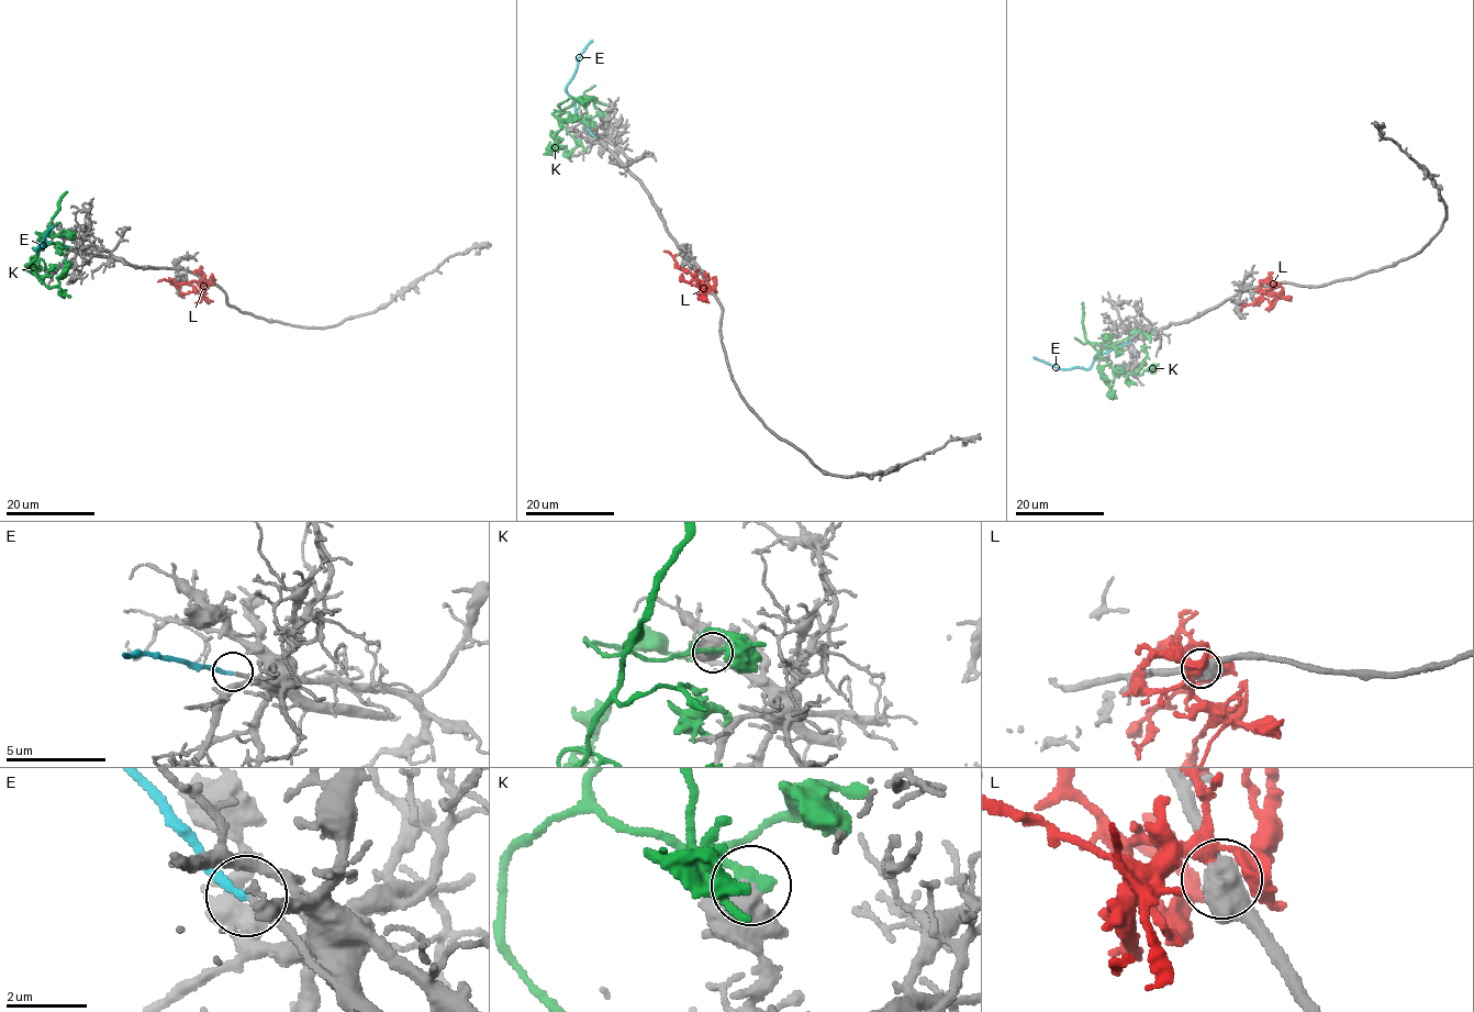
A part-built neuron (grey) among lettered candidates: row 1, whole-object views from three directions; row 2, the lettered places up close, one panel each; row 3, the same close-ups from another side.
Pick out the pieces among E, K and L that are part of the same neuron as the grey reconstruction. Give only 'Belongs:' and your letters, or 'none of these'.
Belongs: E

